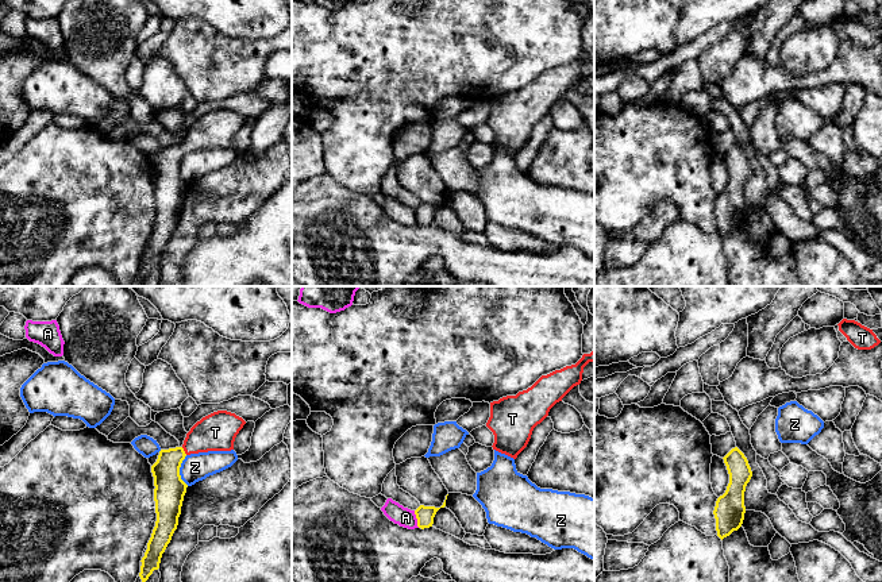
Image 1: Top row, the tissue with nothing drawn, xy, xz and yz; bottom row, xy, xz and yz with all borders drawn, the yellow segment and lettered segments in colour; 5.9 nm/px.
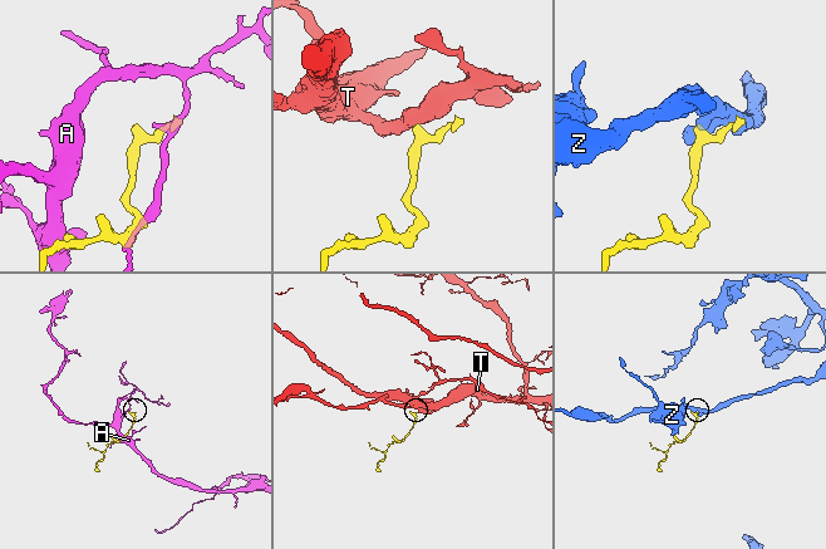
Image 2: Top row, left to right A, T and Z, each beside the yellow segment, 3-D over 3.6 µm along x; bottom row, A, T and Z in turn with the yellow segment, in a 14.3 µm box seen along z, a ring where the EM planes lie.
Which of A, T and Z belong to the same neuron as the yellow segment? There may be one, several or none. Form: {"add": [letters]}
{"add": ["T"]}

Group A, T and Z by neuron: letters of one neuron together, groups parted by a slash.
A / T / Z

